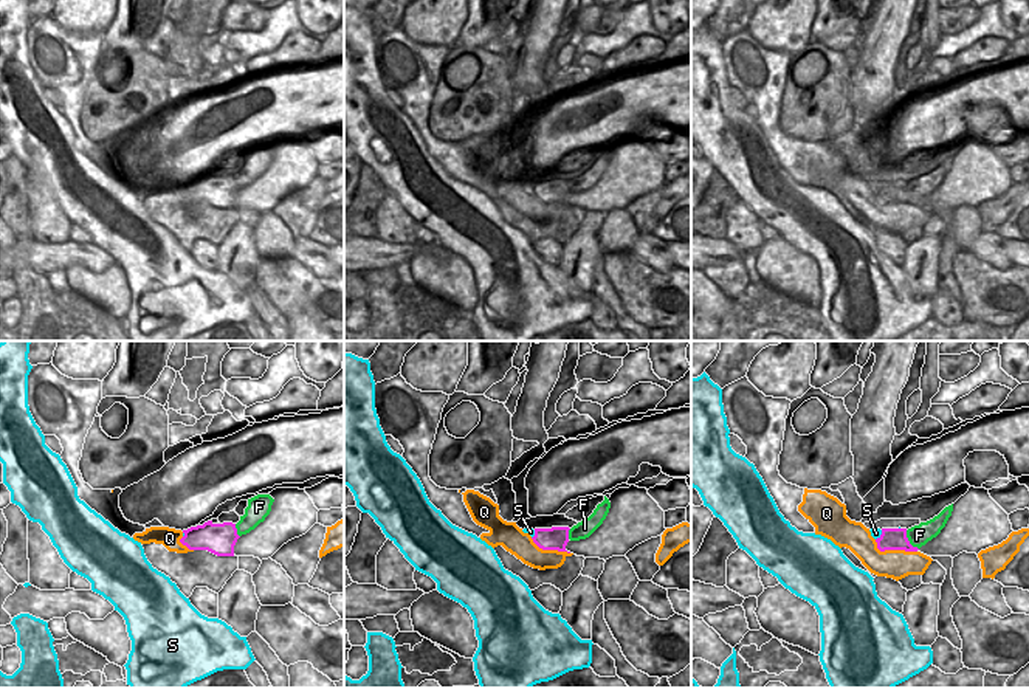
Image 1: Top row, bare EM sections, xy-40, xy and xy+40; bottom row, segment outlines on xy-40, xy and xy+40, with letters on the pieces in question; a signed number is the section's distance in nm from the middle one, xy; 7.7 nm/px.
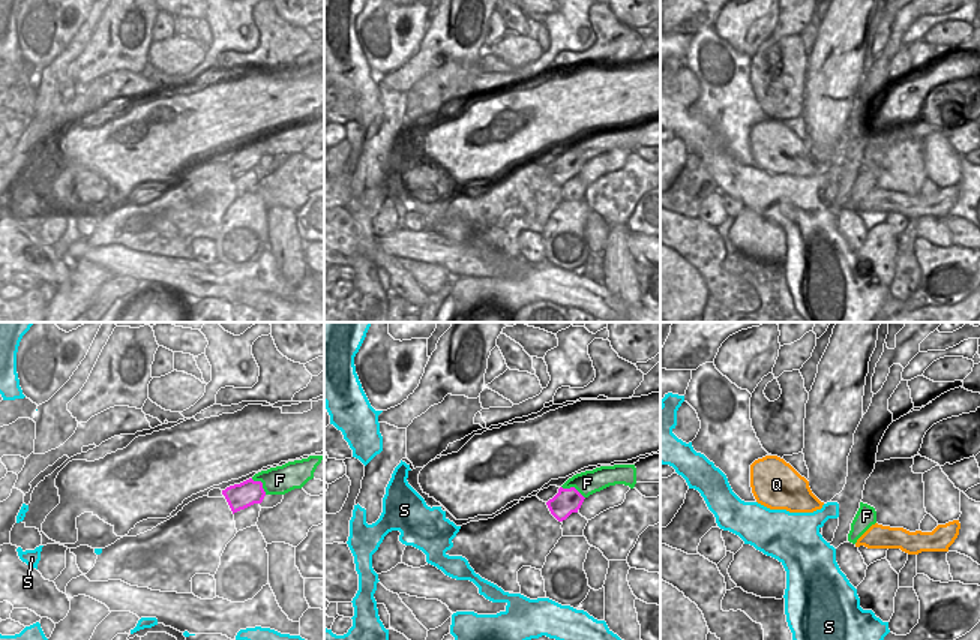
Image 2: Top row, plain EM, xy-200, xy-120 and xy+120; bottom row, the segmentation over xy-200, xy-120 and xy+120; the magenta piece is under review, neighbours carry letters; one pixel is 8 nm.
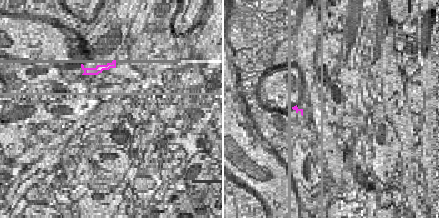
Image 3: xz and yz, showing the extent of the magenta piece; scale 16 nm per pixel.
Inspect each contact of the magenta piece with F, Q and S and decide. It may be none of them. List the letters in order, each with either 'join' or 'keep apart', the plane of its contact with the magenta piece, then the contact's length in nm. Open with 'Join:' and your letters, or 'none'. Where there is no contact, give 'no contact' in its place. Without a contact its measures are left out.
Join: none
F: keep apart | xy+40 | 190 nm
Q: keep apart | xy+40 | 340 nm
S: keep apart | xy+40 | 100 nm

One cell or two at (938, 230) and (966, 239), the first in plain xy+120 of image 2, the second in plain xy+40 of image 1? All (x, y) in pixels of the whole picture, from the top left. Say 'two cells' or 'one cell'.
two cells

